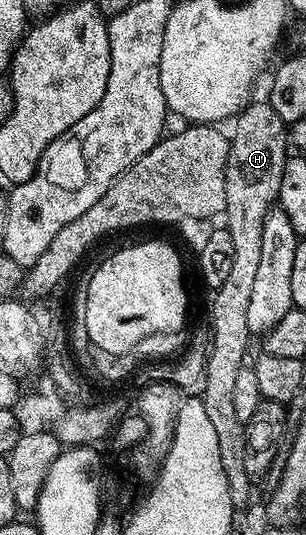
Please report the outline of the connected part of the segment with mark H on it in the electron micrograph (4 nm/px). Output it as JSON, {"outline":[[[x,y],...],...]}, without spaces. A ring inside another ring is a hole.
{"outline":[[[254,100],[245,106],[237,114],[232,122],[233,133],[229,137],[229,154],[227,155],[227,167],[225,168],[225,190],[227,199],[225,200],[225,211],[223,214],[224,224],[227,226],[231,235],[231,247],[235,250],[235,255],[231,255],[231,271],[227,274],[227,279],[223,282],[223,287],[219,287],[213,294],[213,302],[209,305],[209,325],[208,332],[211,334],[208,342],[208,353],[205,361],[204,378],[201,382],[200,399],[203,407],[206,408],[206,416],[214,425],[215,435],[218,436],[219,459],[222,460],[223,473],[227,477],[228,494],[234,508],[241,509],[247,504],[255,489],[254,482],[247,475],[244,466],[244,452],[246,450],[246,433],[243,421],[236,418],[236,408],[233,401],[232,392],[236,386],[236,372],[239,371],[241,362],[246,360],[249,349],[251,334],[247,327],[247,302],[251,300],[251,290],[255,287],[256,268],[259,267],[259,250],[261,245],[263,219],[269,214],[269,210],[274,208],[279,187],[283,179],[283,171],[287,160],[285,145],[287,146],[287,123],[275,115],[275,111],[269,105],[268,100]]]}

